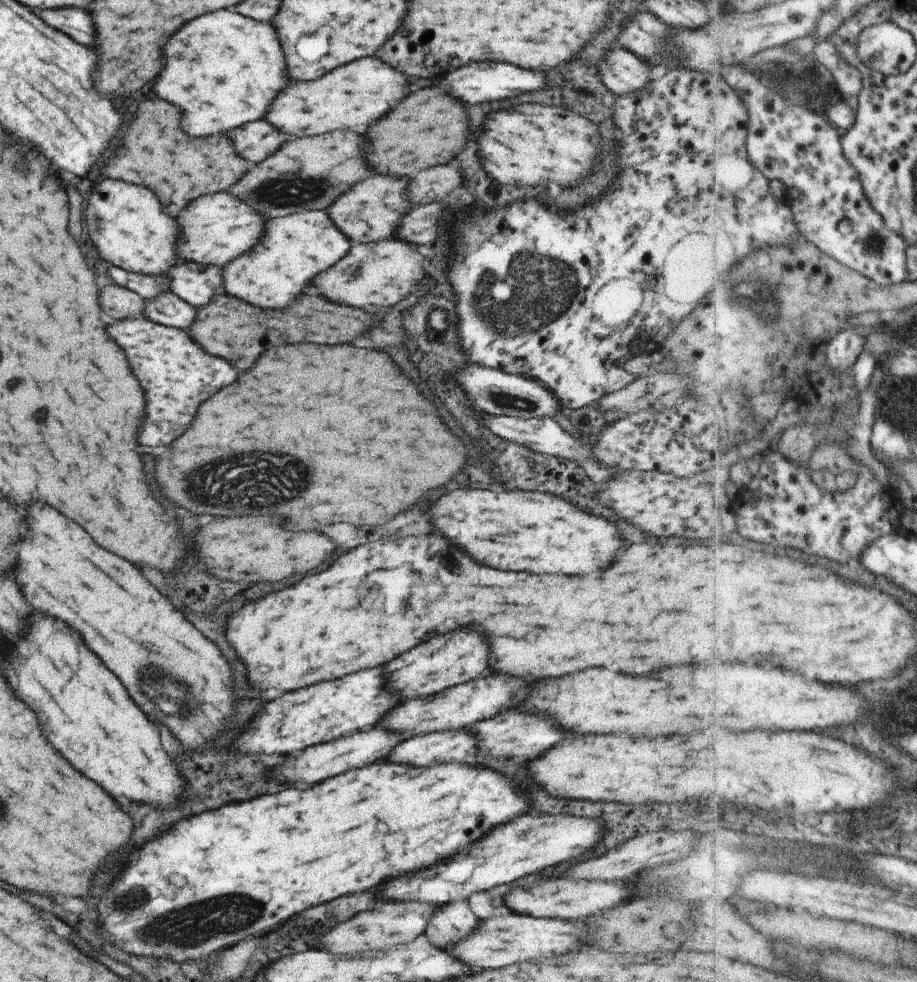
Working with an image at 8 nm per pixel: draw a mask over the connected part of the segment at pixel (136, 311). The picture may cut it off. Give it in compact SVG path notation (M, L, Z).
M109 284L109 286L105 286L105 290L99 288L97 298L99 298L101 312L105 310L105 314L113 320L125 318L125 316L142 316L144 300L130 290Z

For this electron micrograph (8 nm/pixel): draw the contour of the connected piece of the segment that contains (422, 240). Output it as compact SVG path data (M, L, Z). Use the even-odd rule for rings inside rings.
M437 203L415 205L407 211L395 227L395 237L411 244L431 244L435 240L435 226L443 212Z

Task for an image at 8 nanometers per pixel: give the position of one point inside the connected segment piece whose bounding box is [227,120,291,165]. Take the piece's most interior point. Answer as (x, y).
(254, 141)

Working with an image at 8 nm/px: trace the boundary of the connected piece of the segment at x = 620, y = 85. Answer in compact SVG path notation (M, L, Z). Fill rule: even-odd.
M611 48L599 62L599 78L615 97L646 87L650 66L623 48Z

